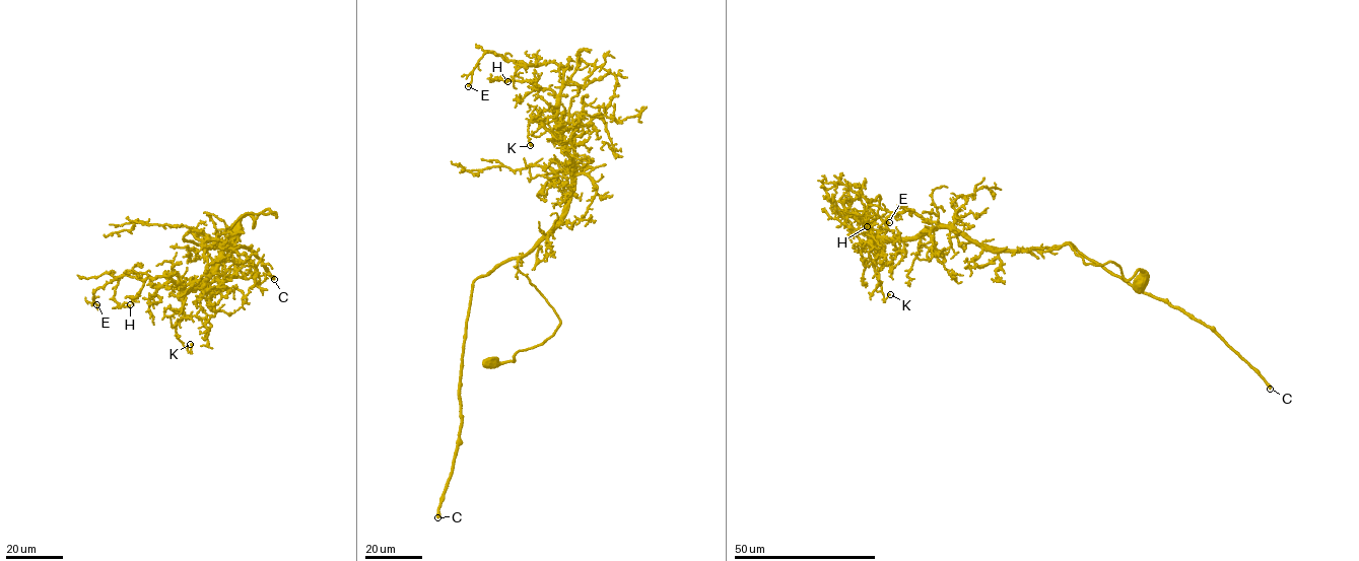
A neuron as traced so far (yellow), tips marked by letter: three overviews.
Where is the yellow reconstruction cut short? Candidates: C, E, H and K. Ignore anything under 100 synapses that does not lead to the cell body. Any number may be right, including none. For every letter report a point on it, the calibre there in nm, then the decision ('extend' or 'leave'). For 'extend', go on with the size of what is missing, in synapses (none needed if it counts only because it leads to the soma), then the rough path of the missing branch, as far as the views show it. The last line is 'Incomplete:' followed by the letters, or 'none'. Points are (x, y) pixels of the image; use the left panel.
C: place (274, 279); calibre 480 nm; extend; 300 synapses
E: place (96, 304); calibre 180 nm; leave
H: place (130, 304); calibre 380 nm; leave
K: place (190, 344); calibre 200 nm; leave
Incomplete: C

